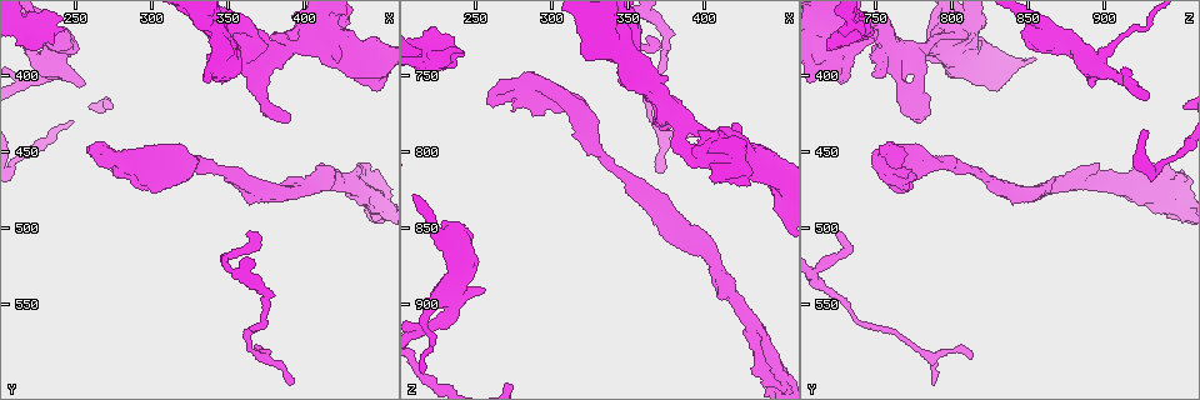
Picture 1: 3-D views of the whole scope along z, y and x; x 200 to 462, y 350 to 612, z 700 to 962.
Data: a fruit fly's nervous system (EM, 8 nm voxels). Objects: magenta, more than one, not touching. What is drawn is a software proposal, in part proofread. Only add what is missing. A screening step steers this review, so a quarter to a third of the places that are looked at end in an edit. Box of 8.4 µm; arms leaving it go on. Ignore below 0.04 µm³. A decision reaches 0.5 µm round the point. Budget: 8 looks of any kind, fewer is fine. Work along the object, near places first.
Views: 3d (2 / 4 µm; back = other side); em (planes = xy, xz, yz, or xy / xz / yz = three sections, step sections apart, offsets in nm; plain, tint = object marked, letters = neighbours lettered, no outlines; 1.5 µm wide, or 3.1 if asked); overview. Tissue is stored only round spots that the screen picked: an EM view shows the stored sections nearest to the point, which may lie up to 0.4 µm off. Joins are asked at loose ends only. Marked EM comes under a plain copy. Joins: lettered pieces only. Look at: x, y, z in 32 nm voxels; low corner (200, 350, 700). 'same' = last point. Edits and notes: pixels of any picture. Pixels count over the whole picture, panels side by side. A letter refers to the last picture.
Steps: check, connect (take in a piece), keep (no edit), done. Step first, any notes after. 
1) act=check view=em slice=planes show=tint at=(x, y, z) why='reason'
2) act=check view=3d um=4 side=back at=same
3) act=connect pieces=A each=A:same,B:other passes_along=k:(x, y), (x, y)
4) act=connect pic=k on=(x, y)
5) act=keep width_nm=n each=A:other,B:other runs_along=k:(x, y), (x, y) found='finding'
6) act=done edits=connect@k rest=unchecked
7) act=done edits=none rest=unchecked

act=check view=em slice=planes show=tint at=(224, 382, 720) why='branch stops here'

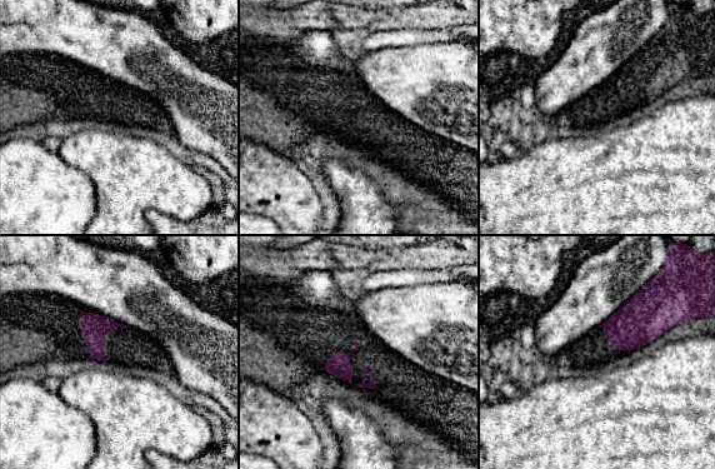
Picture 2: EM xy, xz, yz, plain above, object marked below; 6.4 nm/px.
act=check view=em slice=planes show=letters at=same

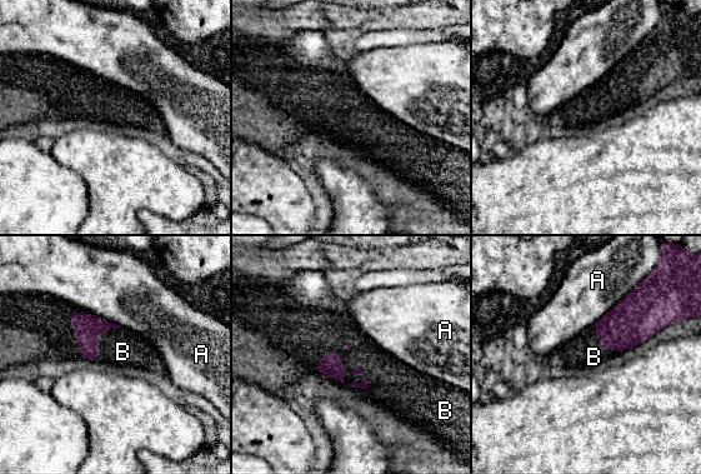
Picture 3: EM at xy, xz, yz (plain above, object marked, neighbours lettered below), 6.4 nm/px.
act=connect pic=3 on=(382, 372) longest_contact=A:460nm each=A:other,B:same passes_along=3:(364, 384), (344, 375), (382, 372) found='it goes on there'

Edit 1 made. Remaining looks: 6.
act=check view=overview why='see it whole again'

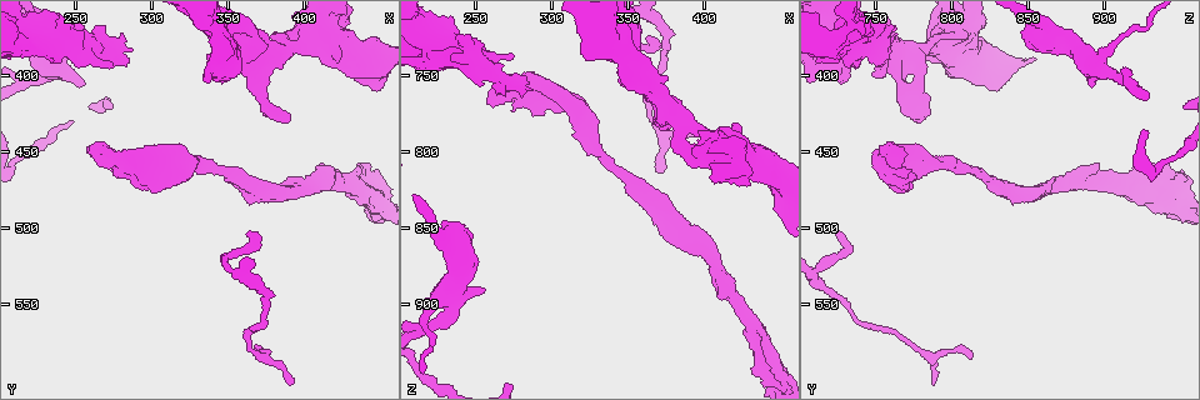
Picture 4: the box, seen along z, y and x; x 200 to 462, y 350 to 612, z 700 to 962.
act=check view=3d um=2 at=(292, 466, 776) why='stops while still wide'

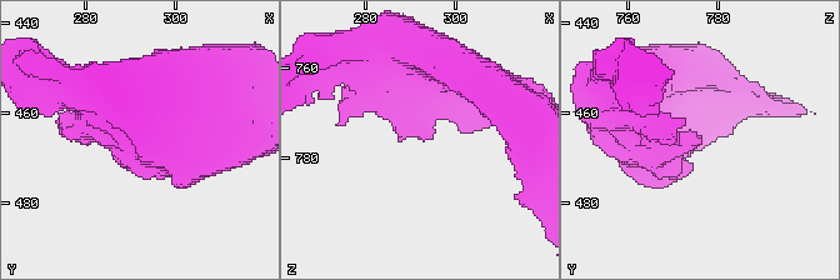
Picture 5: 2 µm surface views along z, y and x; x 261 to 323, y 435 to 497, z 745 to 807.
act=check view=em slice=yz step=8 show=letters at=(290, 466, 776)

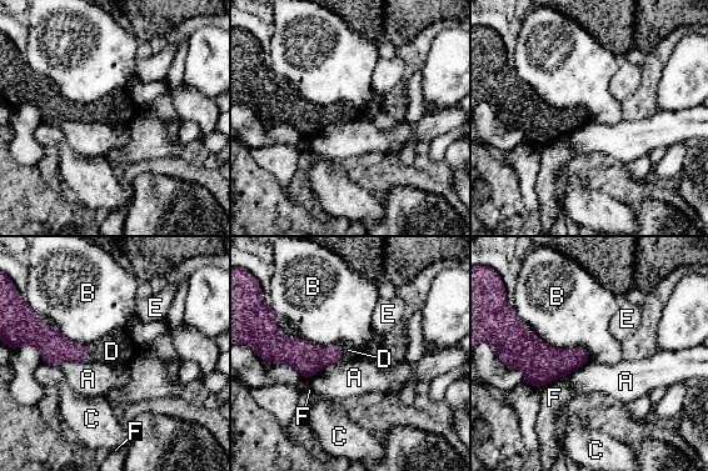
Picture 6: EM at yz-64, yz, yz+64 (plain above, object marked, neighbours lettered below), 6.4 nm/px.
act=connect pic=6 on=(111, 351) each=A:other,B:other,C:other,D:same,E:other,F:other passes_along=6:(54, 349), (86, 354), (111, 351) found='it goes on there'

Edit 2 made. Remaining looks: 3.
act=check view=3d um=2 at=(362, 506, 724) why='branch stops here'

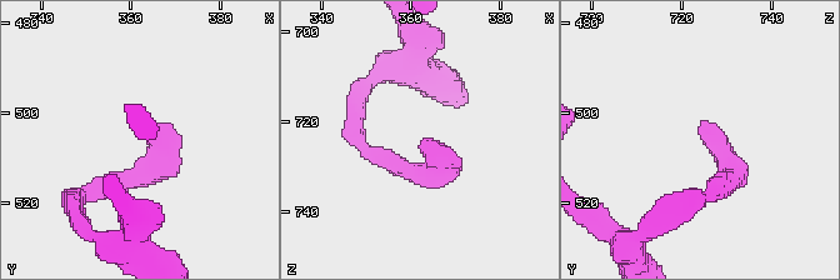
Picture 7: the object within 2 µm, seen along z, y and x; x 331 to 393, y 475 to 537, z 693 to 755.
act=check view=em slice=planes show=letters at=(364, 503, 723) why='shape alone is not enough'

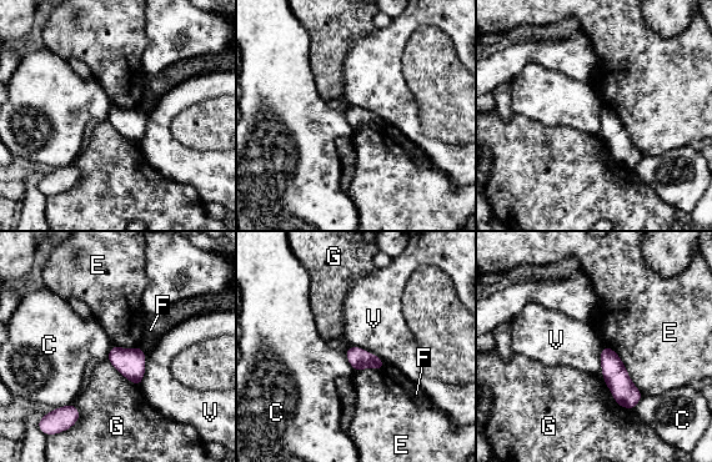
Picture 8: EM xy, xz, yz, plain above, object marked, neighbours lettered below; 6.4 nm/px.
act=keep width_nm=140 each=C:other,E:other,F:other,G:other,V:other border=8:(145, 352), (145, 373), (139, 386) found='none of them fits'

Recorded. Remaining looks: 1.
act=done edits=connect@3,connect@6 rest=unchecked

